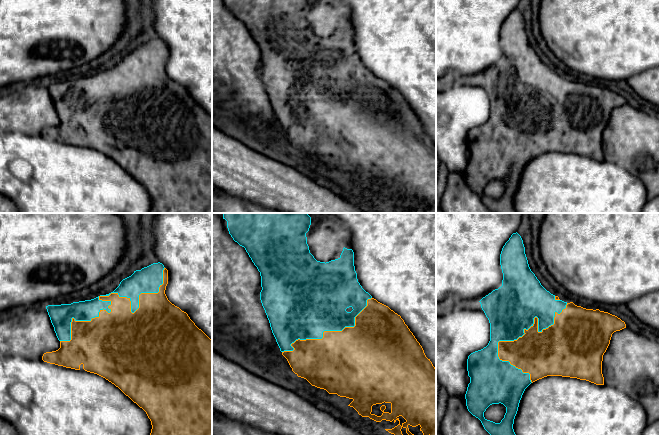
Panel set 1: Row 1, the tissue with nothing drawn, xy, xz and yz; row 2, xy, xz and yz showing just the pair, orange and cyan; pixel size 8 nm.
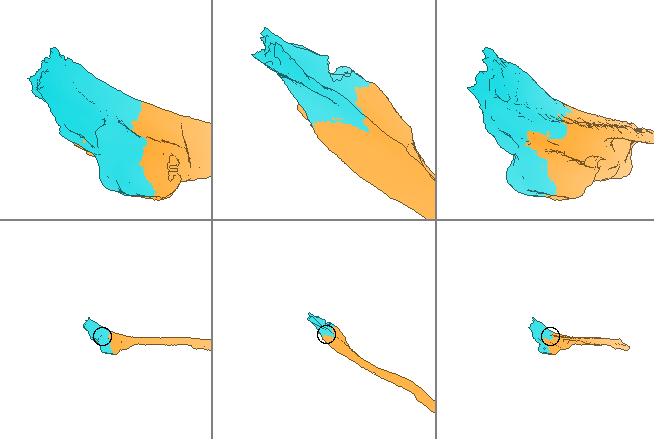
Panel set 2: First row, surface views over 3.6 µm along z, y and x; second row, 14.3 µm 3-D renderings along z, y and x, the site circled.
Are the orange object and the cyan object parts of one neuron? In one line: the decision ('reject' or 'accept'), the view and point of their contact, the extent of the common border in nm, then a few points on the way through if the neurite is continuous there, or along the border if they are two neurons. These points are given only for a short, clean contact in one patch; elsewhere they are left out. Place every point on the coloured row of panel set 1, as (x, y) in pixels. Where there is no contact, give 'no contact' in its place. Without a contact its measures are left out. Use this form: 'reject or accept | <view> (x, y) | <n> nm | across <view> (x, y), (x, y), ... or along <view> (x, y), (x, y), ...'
accept | xy (105, 296) | 1050 nm

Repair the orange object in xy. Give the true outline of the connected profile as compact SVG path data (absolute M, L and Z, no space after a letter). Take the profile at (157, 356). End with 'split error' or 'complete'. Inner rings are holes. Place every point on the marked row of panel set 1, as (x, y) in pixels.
M158 262L134 271L131 276L123 279L119 286L109 294L71 304L46 306L54 331L60 341L60 348L56 351L44 353L42 360L75 370L80 370L82 364L85 371L97 374L114 384L146 412L152 425L150 435L212 435L212 340L195 325L186 312L168 300L165 294L167 284L168 270L162 263Z; split error

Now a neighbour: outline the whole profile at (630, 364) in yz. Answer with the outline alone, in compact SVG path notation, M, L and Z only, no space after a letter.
M624 328L612 334L603 355L604 384L638 402L646 411L648 424L659 421L659 340Z

